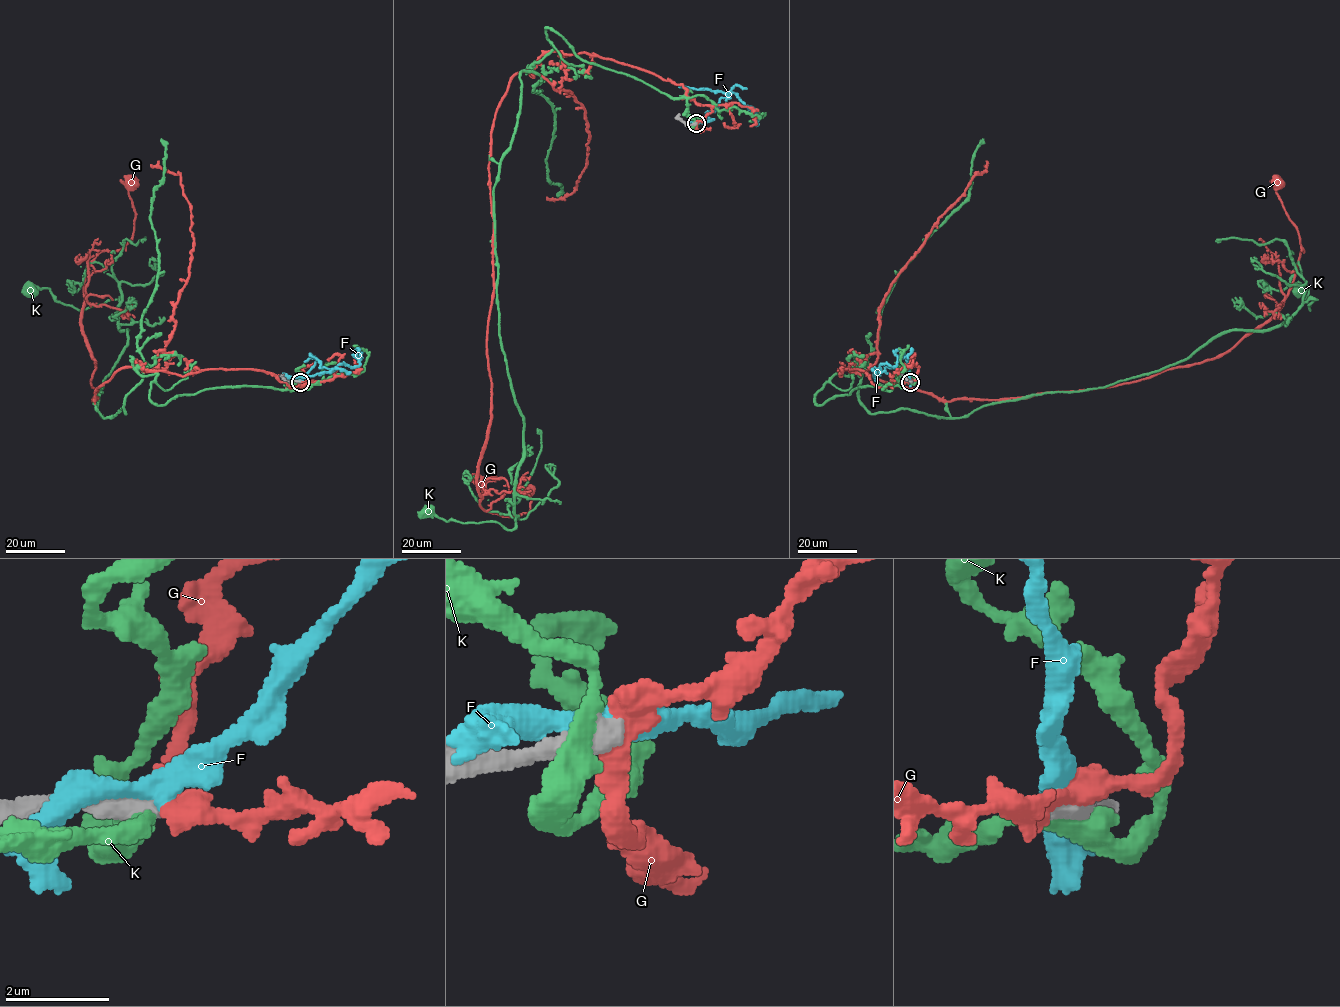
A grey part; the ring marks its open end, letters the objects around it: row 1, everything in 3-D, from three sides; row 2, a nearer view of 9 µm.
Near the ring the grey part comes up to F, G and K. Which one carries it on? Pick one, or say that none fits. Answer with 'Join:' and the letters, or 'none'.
Join: none

